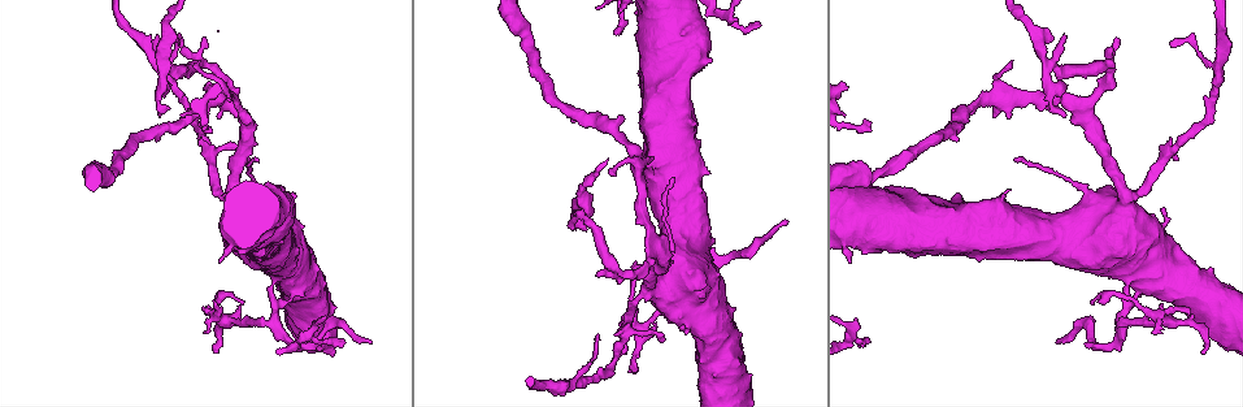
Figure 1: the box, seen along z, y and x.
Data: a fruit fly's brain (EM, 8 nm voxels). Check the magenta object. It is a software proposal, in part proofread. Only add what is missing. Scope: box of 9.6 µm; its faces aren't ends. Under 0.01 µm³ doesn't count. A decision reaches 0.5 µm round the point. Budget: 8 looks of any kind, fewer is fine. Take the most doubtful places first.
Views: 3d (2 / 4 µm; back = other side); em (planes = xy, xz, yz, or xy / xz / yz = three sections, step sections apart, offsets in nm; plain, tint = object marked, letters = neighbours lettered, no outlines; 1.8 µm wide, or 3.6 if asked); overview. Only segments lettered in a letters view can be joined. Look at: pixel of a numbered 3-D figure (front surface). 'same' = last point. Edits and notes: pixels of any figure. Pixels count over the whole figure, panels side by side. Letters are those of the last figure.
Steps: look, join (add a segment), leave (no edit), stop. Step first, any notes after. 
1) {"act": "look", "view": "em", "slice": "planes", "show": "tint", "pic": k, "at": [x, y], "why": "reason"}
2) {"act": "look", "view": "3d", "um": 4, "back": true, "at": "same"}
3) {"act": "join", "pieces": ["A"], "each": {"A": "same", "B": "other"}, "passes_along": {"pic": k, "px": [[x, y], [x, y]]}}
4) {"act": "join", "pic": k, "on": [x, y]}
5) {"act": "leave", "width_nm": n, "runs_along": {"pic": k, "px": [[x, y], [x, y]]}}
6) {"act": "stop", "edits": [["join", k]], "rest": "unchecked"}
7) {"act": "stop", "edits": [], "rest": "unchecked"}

{"act": "look", "view": "em", "slice": "yz", "step": 8, "show": "letters", "pic": 1, "at": [867, 129], "why": "thin end"}

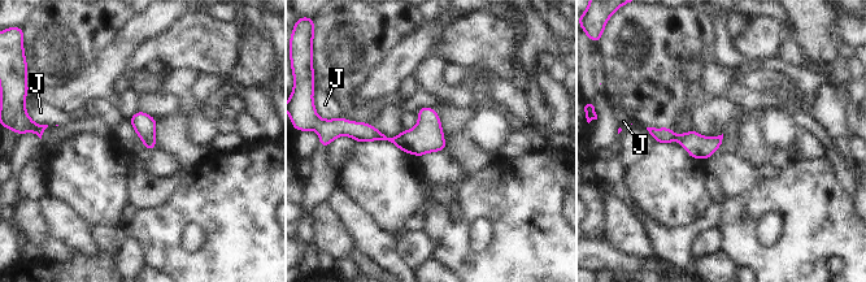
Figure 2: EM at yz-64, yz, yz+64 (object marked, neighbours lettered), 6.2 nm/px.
{"act": "leave", "each": {"J": "other"}, "runs_along": {"pic": 2, "px": [[355, 130], [442, 147]]}, "found": "none of them fits"}

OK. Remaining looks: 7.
{"act": "look", "view": "3d", "um": 2, "pic": 1, "at": [1202, 351], "why": "thin end"}

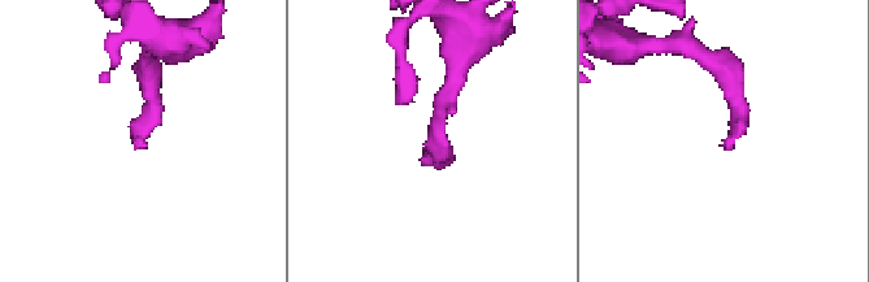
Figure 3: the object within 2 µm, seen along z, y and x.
{"act": "look", "view": "em", "slice": "planes", "show": "letters", "pic": 3, "at": [725, 147], "why": "need the tissue"}

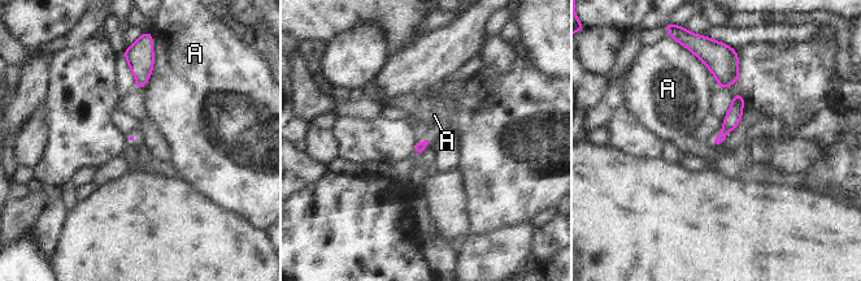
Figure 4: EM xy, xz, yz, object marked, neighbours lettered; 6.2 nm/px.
{"act": "leave", "longest_contact_nm": ["A", 240], "each": {"A": "other"}, "border": {"pic": 4, "px": [[153, 53], [152, 73], [140, 90]]}, "found": "none of them fits"}

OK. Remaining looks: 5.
{"act": "look", "view": "3d", "um": 2, "pic": 1, "at": [758, 24], "why": "free end"}

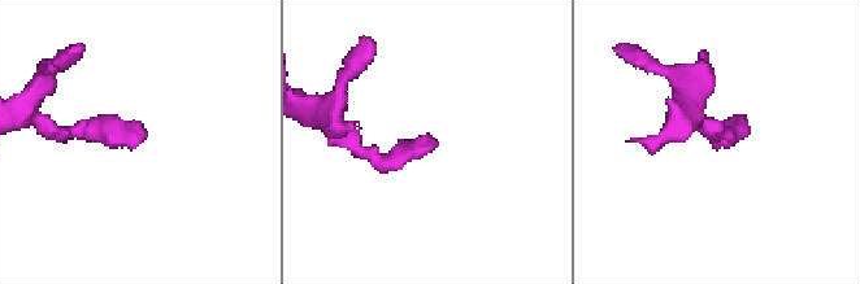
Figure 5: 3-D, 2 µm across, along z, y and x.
{"act": "look", "view": "em", "slice": "yz", "step": 4, "show": "letters", "pic": 5, "at": [145, 135], "why": "now the EM"}

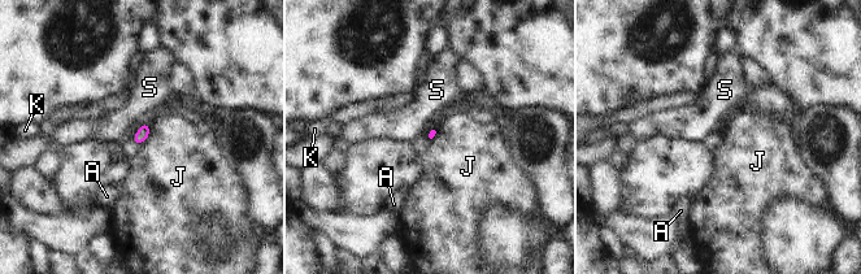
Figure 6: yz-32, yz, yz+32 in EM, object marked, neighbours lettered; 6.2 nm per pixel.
{"act": "leave", "each": {"A": "other", "J": "other", "K": "other", "S": "other"}, "border": {"pic": 6, "px": [[148, 121], [149, 135], [134, 146]]}, "found": "none of them fits"}

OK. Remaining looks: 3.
{"act": "look", "view": "em", "slice": "yz", "step": 4, "show": "letters", "pic": 1, "at": [158, 114]}

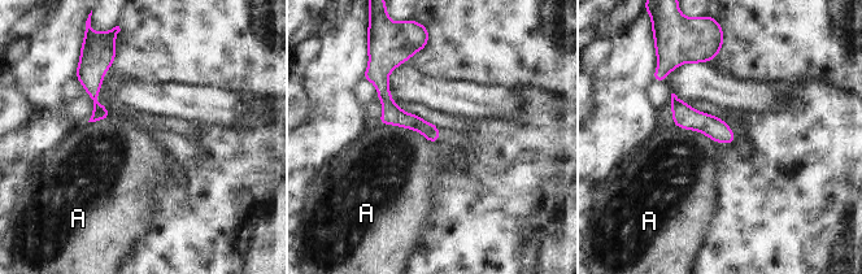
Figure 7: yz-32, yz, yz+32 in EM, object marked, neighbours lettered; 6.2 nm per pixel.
{"act": "look", "view": "em", "slice": "planes", "show": "letters", "at": "same", "why": "another direction"}

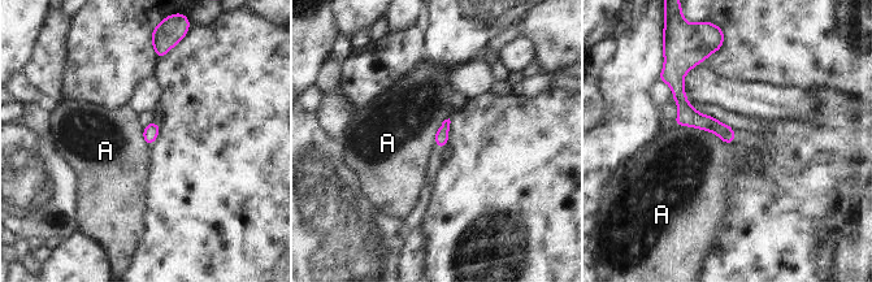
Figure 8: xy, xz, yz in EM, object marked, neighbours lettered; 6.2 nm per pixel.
{"act": "leave", "each": {"A": "other"}, "border": {"pic": 8, "px": [[675, 125], [710, 130], [729, 146]]}, "found": "no lettered segment goes on from it"}

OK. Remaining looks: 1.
{"act": "stop", "edits": [], "rest": "unchecked"}

